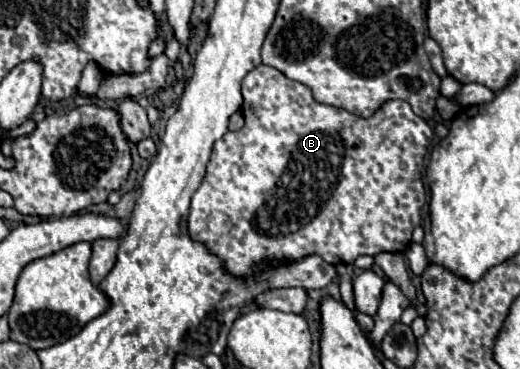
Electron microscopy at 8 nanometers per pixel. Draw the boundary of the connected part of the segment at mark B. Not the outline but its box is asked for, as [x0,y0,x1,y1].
[189,65,433,277]

